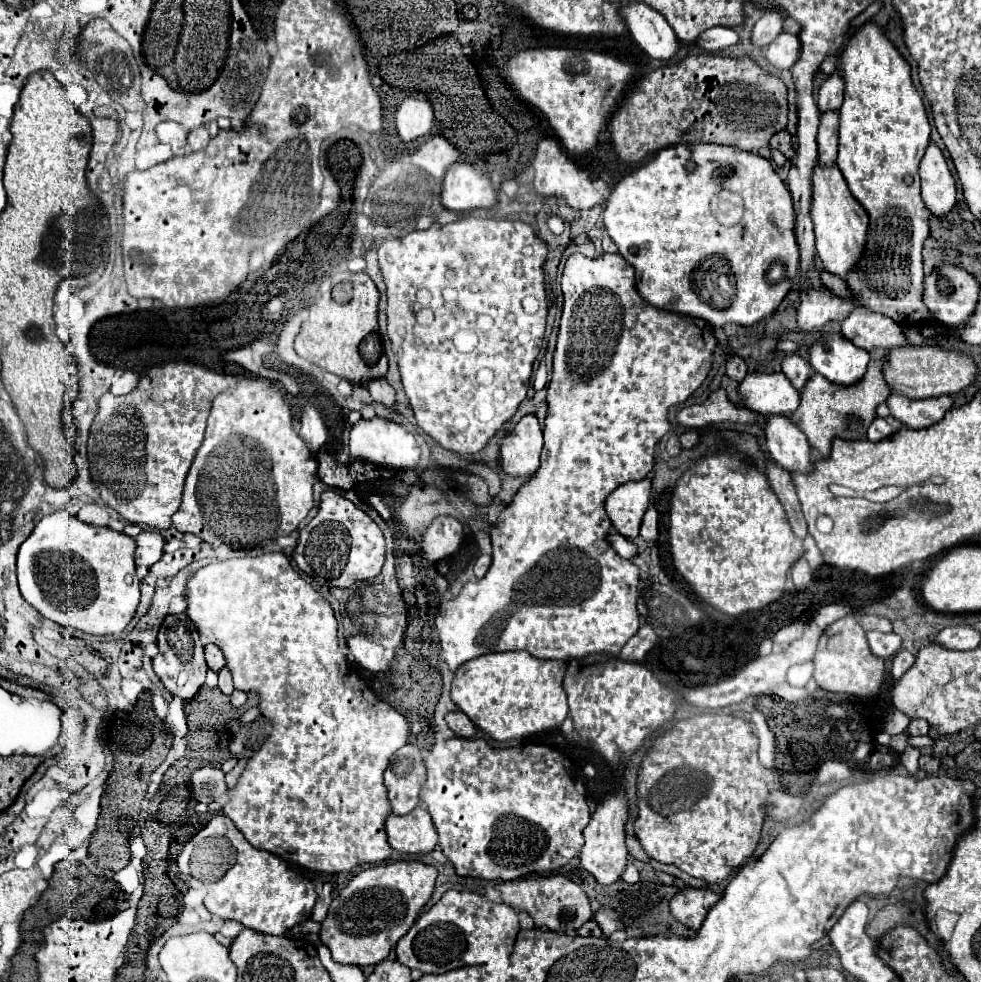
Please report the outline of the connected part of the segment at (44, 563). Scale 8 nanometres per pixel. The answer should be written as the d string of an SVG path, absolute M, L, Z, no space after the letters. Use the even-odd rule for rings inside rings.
M57 510L41 518L17 554L17 578L23 598L45 618L89 634L121 634L139 604L135 576L135 540L123 532L93 526Z

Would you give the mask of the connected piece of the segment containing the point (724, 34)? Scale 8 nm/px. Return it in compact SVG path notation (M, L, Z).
M709 28L705 34L701 34L701 40L697 40L699 48L707 52L723 52L729 46L735 46L741 42L741 36L733 28Z

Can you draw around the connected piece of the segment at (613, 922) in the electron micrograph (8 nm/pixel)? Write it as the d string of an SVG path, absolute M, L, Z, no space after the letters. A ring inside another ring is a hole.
M601 908L597 914L595 914L595 920L599 922L599 926L601 926L601 930L603 930L603 934L613 934L615 930L623 930L623 924L619 922L619 916L617 916L617 912L613 912L613 910L607 910L607 908Z

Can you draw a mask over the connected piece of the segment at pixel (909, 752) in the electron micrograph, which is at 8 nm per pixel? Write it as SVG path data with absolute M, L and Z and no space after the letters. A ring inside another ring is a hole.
M907 748L907 750L901 754L901 762L903 762L903 766L907 768L907 772L909 772L911 776L917 776L917 772L919 772L919 766L917 766L919 756L921 756L919 748Z

